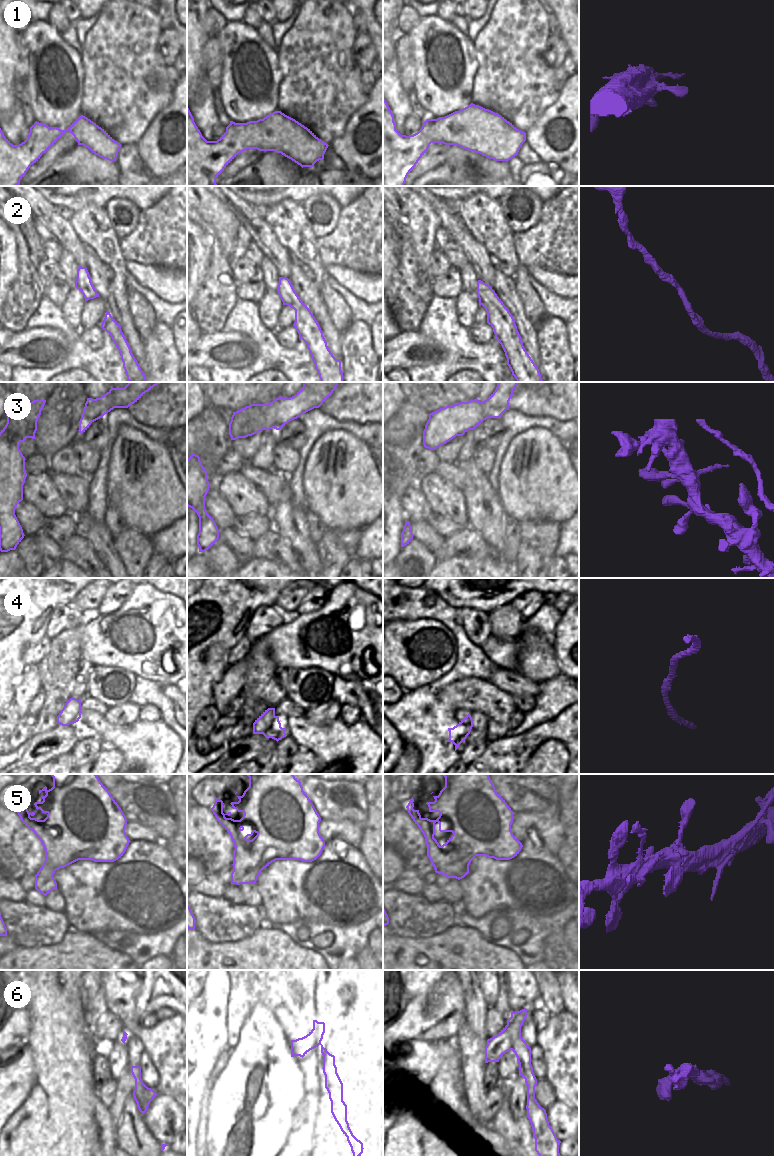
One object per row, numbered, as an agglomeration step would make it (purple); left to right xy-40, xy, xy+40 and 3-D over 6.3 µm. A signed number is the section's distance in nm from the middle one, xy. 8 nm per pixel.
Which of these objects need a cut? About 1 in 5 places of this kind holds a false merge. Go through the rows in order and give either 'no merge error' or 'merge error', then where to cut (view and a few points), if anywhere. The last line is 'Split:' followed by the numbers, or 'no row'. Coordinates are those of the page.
1: no merge error | no cut
2: no merge error | no cut
3: no merge error | no cut
4: no merge error | no cut
5: no merge error | no cut
6: no merge error | no cut
Split: no row

